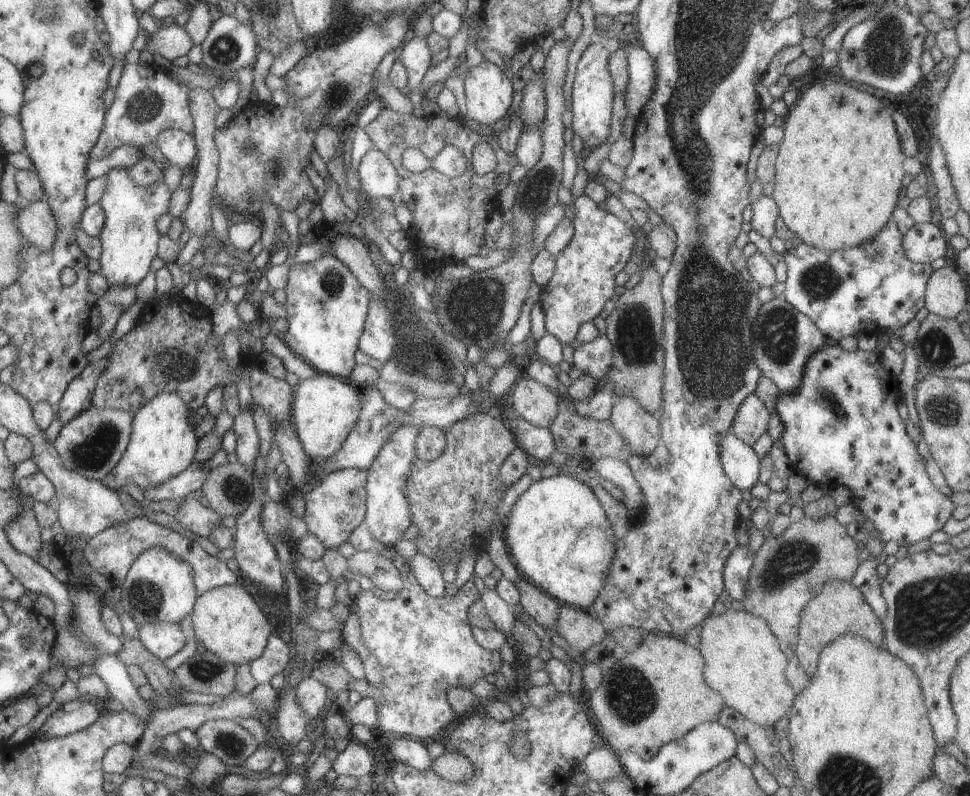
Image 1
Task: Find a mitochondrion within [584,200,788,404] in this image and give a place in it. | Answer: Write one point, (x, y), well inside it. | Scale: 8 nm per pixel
(636, 338)

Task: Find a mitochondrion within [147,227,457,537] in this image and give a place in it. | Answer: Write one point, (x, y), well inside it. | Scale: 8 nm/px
(332, 283)

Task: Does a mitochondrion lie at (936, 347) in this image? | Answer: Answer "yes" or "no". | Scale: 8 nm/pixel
yes

